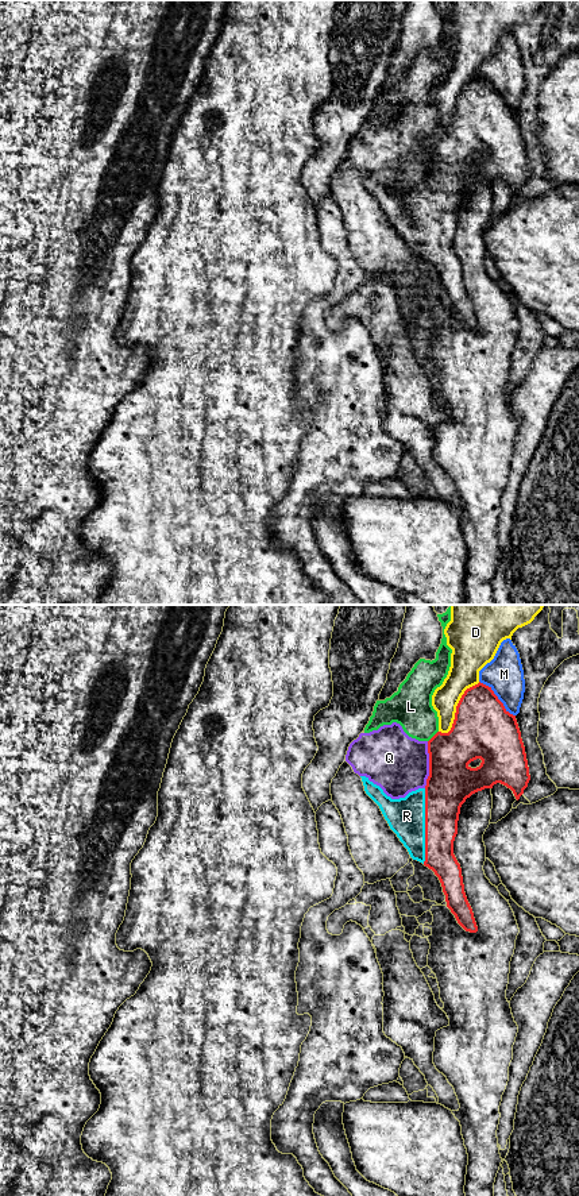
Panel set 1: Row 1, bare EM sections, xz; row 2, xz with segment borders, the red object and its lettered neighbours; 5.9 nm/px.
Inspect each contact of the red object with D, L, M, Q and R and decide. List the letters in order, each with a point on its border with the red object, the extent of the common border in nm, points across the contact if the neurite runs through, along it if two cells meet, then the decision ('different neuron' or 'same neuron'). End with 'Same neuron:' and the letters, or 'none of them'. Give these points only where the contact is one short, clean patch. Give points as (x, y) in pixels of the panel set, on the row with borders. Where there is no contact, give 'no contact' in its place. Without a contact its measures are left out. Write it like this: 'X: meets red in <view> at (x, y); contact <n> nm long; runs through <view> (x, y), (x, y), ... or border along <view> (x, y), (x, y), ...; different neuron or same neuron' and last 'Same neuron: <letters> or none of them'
D: meets red in xz at (456, 709); contact 380 nm long; different neuron
L: meets red in xz at (433, 736); contact 90 nm long; border along xz (437, 730), (428, 741); different neuron
M: meets red in xz at (497, 698); contact 300 nm long; different neuron
Q: meets red in xz at (429, 764); contact 280 nm long; border along xz (428, 741), (428, 778), (424, 787); different neuron
R: meets red in xz at (425, 826); contact 440 nm long; same neuron
Same neuron: R

